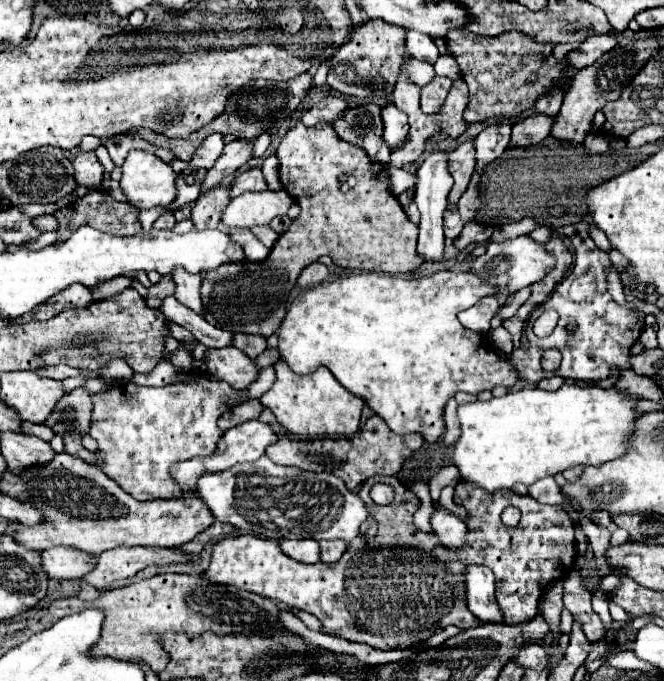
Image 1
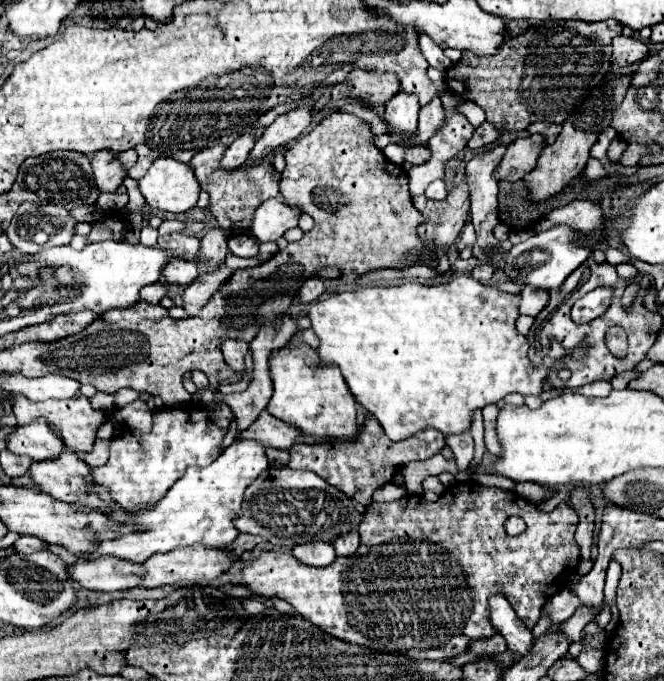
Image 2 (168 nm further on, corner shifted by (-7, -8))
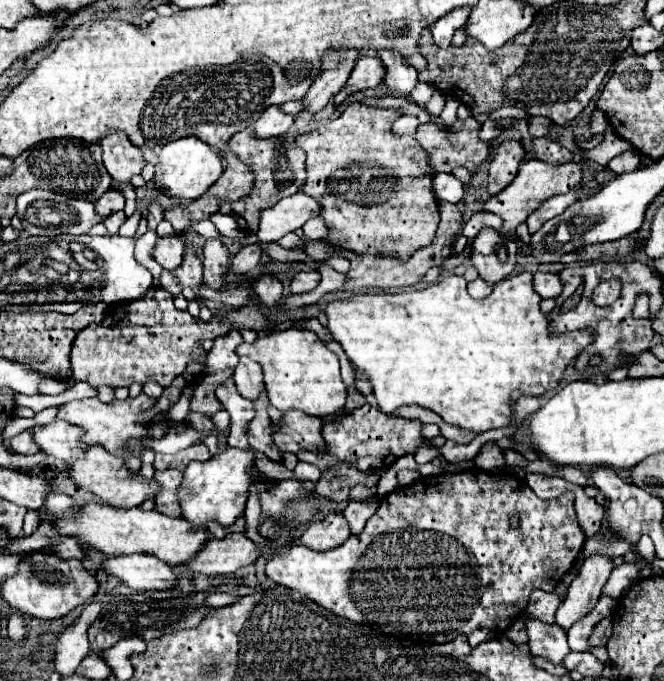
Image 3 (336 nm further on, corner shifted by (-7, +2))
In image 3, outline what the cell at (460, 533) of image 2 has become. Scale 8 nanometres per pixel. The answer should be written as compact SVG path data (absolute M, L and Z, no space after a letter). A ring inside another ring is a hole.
M481 468L475 470L463 470L463 472L443 472L439 476L431 476L431 478L421 478L421 494L413 492L413 486L409 488L401 488L391 492L389 496L383 496L379 500L379 508L377 512L367 520L365 530L357 536L351 536L347 542L343 542L339 548L327 550L327 552L313 552L307 546L301 544L293 544L287 550L277 550L271 558L267 558L267 566L265 566L265 574L269 580L297 590L299 594L307 596L309 600L321 604L325 610L349 618L357 624L369 624L375 626L387 634L397 634L397 636L405 636L405 638L413 638L415 642L451 642L453 638L457 638L459 634L465 634L471 646L477 646L481 642L493 640L493 638L501 638L501 634L511 626L511 622L525 610L527 602L529 602L529 594L539 588L545 592L553 592L555 586L561 582L563 574L567 574L573 564L575 558L581 552L581 546L585 542L585 534L577 522L575 510L573 510L573 492L565 492L559 498L551 498L551 500L541 500L535 496L535 492L529 486L521 486L519 478L515 478L513 474L499 474L499 472L485 472ZM517 514L521 518L519 528L511 528L509 526L509 518Z

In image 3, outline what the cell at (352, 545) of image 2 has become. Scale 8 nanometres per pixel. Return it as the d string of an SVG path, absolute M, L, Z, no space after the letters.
M349 502L343 510L343 516L347 518L347 524L353 534L359 534L367 522L367 518L377 510L377 504L363 504L363 502Z

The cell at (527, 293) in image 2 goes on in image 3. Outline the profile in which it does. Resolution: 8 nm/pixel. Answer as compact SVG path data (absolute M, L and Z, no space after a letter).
M535 272L533 288L541 298L557 298L561 294L561 282L557 274L551 272Z

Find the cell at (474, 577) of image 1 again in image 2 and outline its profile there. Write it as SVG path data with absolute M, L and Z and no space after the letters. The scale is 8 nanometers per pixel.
M501 594L493 596L489 600L489 610L491 610L491 624L505 636L509 650L519 656L525 656L525 652L529 652L529 648L533 646L533 634L517 618L505 596Z

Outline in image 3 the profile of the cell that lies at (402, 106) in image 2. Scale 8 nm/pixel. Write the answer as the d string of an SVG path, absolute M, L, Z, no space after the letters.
M379 52L377 54L381 58L381 62L385 62L389 74L385 76L385 84L387 88L403 98L409 98L409 94L413 92L413 88L417 86L417 70L413 66L409 66L399 54L393 52Z

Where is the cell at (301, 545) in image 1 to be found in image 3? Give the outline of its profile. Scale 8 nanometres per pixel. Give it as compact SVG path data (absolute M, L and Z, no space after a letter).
M329 514L323 520L313 522L299 538L301 544L305 544L311 550L323 552L323 550L333 550L341 546L347 538L351 536L347 520L343 514Z

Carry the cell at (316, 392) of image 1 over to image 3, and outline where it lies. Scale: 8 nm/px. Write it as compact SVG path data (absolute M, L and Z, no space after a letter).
M275 330L255 342L239 344L239 356L249 356L263 368L271 406L277 410L301 410L309 416L331 416L345 408L347 386L339 374L339 358L309 330Z

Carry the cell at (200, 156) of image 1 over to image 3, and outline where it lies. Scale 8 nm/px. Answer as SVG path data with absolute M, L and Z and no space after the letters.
M269 106L259 116L259 120L253 124L255 138L273 138L273 136L285 134L289 130L289 126L293 124L293 120L295 120L295 116L283 114L279 110L279 106Z

